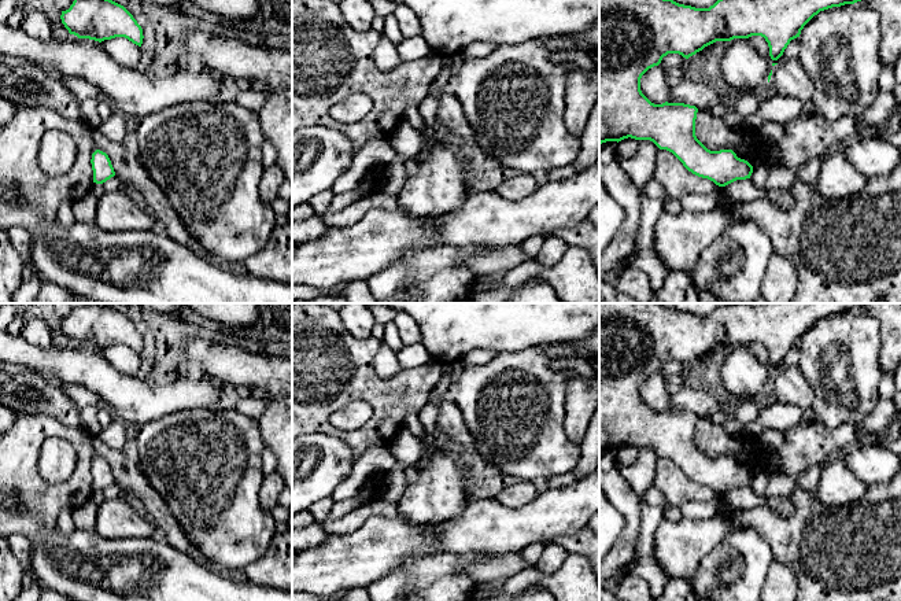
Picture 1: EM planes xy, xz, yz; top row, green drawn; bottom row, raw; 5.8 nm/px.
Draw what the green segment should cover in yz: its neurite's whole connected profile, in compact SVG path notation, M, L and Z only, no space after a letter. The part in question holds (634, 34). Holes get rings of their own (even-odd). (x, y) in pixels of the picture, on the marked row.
M599 0L599 144L624 139L650 140L660 150L672 152L693 174L708 178L719 187L750 178L753 166L732 150L710 151L695 136L698 108L684 103L651 103L640 91L640 78L658 66L668 54L688 59L716 41L761 36L769 47L769 56L778 60L791 40L800 37L804 26L820 11L854 4L861 0L717 0L709 8L695 8L673 0Z

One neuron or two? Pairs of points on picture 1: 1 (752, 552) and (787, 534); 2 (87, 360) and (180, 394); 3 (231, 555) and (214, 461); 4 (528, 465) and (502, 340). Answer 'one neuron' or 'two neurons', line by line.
1: two neurons
2: one neuron
3: one neuron
4: two neurons

